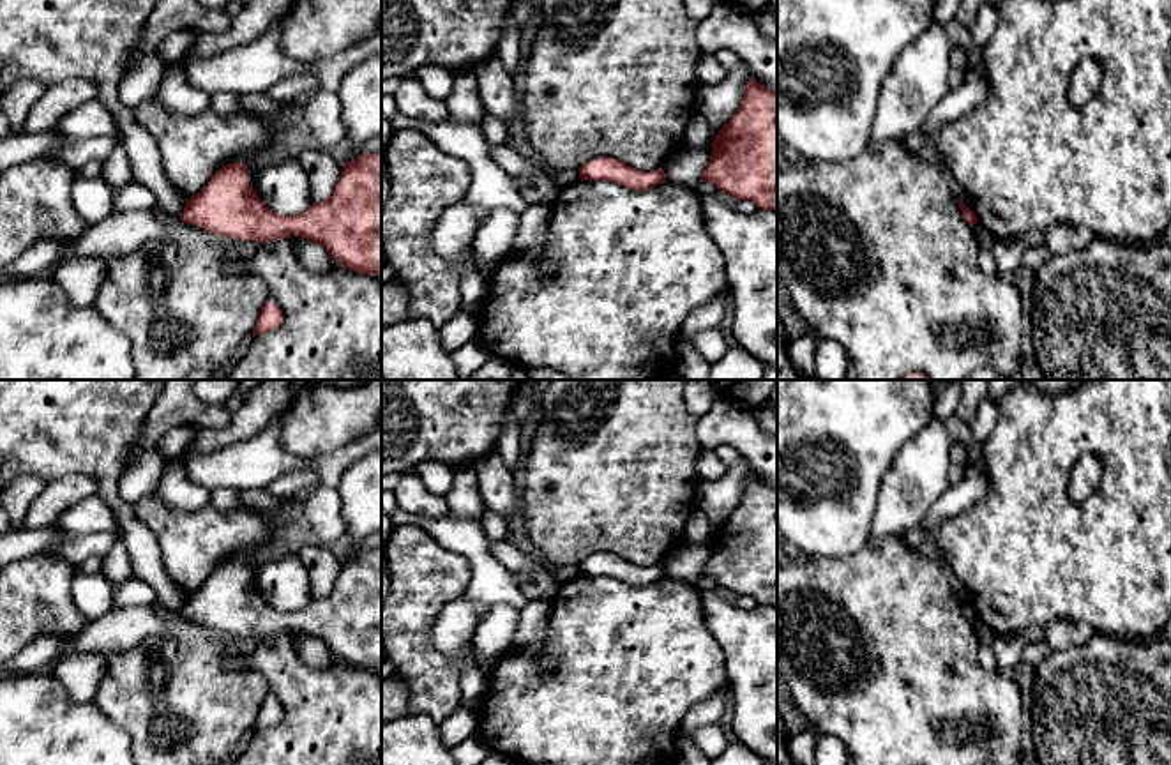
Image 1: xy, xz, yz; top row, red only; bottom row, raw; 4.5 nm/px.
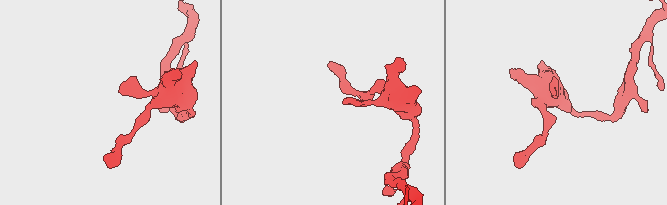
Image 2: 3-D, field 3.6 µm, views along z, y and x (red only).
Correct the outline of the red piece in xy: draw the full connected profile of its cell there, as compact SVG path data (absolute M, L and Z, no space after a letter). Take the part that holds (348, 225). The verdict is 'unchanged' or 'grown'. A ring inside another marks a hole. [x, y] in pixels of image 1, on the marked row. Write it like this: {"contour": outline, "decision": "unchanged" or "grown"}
{"contour": "M382 150L344 163L341 178L330 198L321 203L313 203L298 216L279 216L272 212L247 184L247 166L230 163L223 166L196 196L185 200L180 219L215 235L237 240L258 240L260 244L298 235L321 244L343 267L360 274L380 276Z", "decision": "unchanged"}

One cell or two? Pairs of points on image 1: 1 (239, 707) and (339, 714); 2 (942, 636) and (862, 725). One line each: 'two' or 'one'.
1: two
2: one

